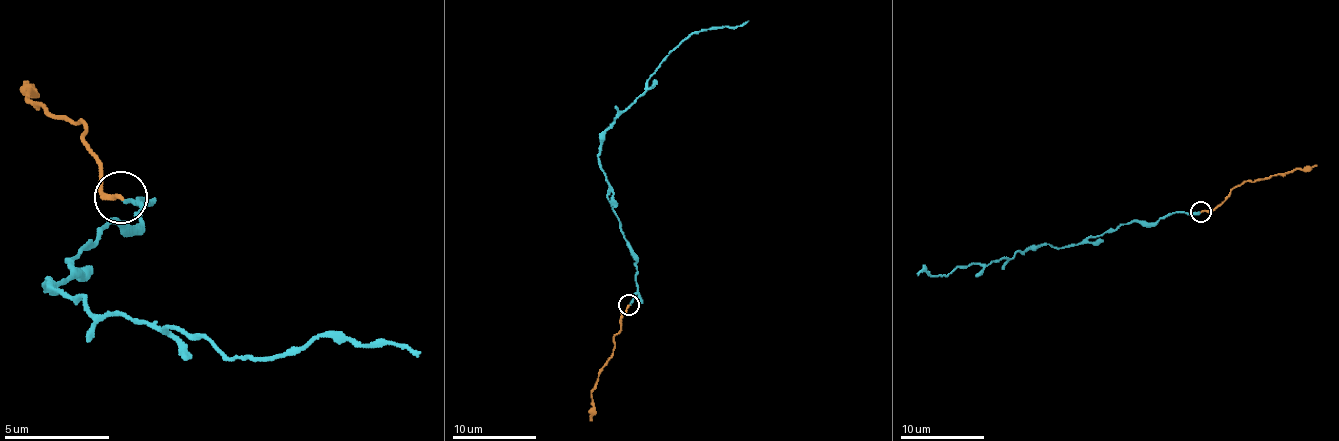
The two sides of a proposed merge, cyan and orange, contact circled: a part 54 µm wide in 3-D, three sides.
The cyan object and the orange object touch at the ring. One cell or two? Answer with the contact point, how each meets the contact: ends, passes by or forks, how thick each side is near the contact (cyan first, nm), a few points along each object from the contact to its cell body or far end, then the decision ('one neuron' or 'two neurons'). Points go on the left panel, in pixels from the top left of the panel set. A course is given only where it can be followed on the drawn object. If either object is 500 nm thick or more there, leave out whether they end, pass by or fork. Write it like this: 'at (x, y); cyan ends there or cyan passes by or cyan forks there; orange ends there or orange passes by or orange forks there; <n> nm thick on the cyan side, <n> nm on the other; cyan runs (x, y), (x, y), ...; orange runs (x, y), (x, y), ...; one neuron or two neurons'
at (121, 197); cyan ends there; orange ends there; 170 nm thick on the cyan side, 170 nm on the other; cyan runs (119, 198), (140, 198), (140, 219), (46, 277), (93, 314), (209, 335), (230, 356), (324, 335), (419, 356); orange runs (119, 198), (103, 188), (103, 167), (82, 140), (82, 119), (61, 119), (30, 98), (24, 82); one neuron

